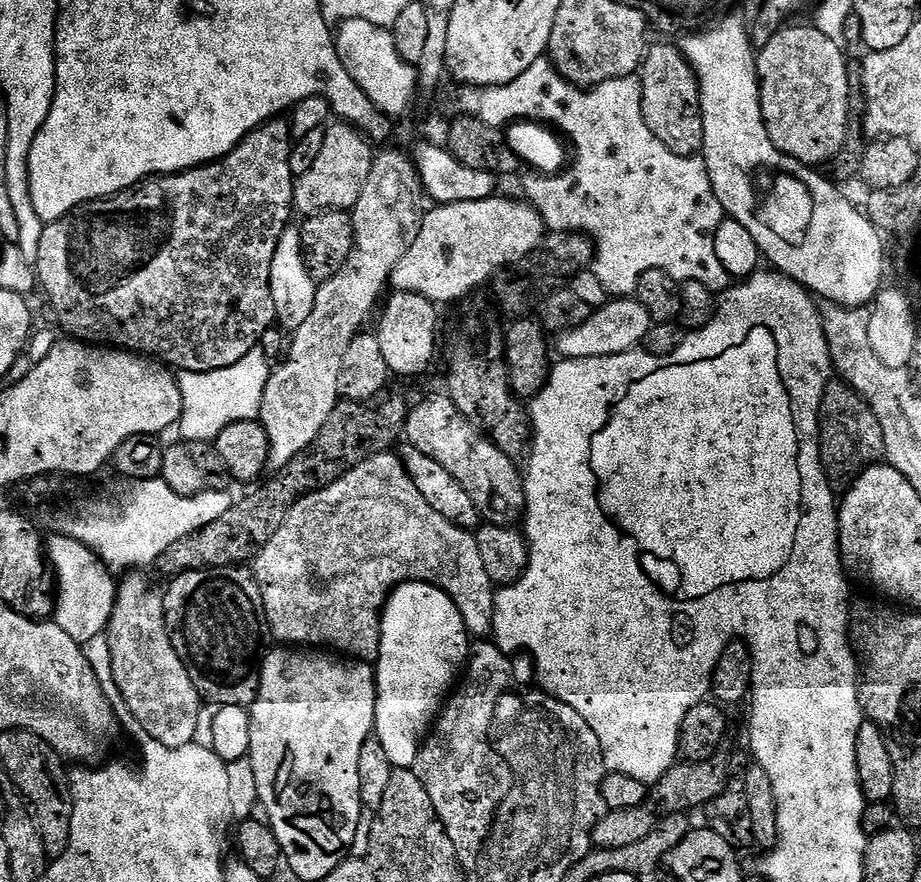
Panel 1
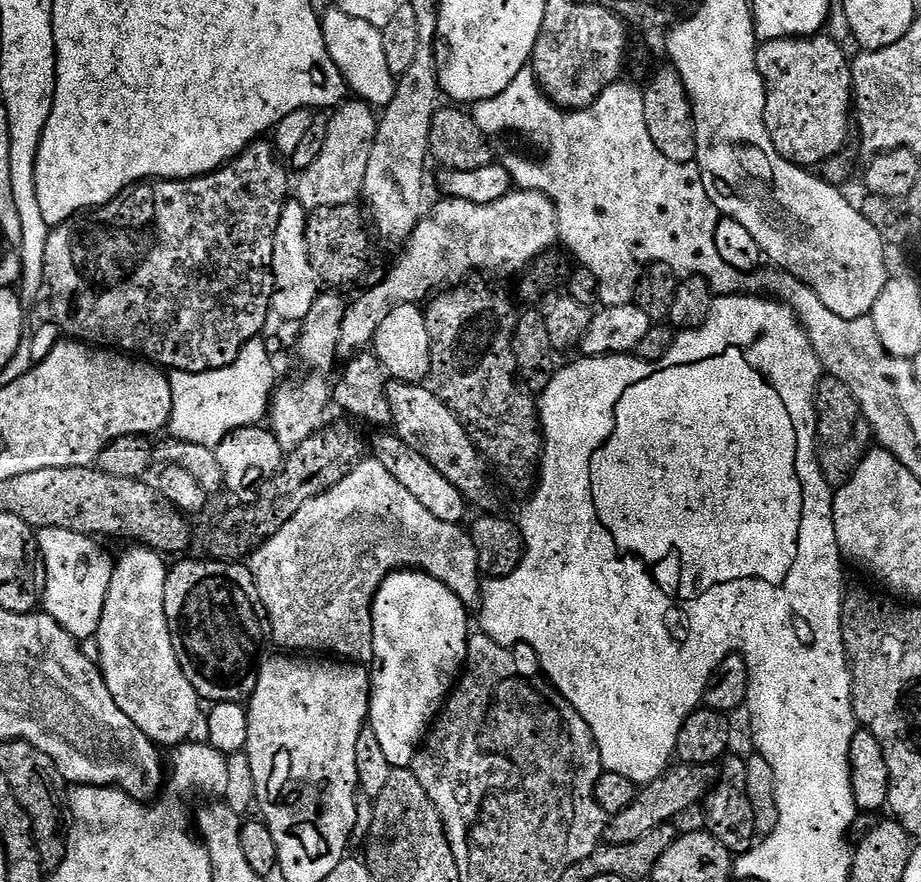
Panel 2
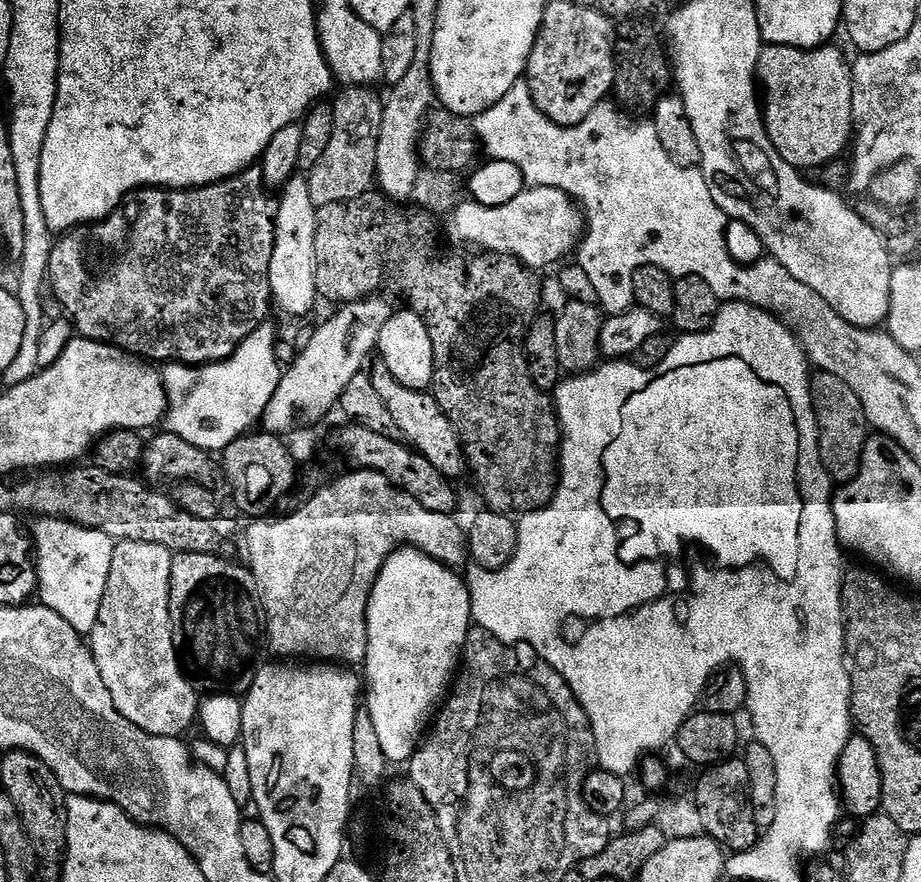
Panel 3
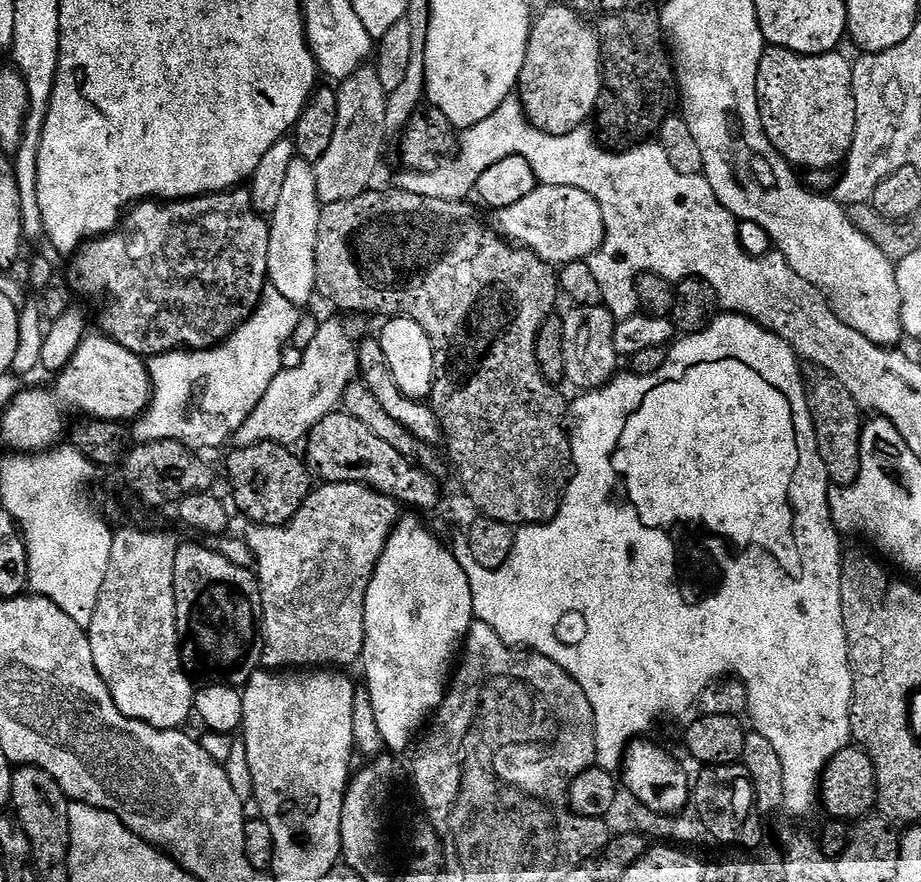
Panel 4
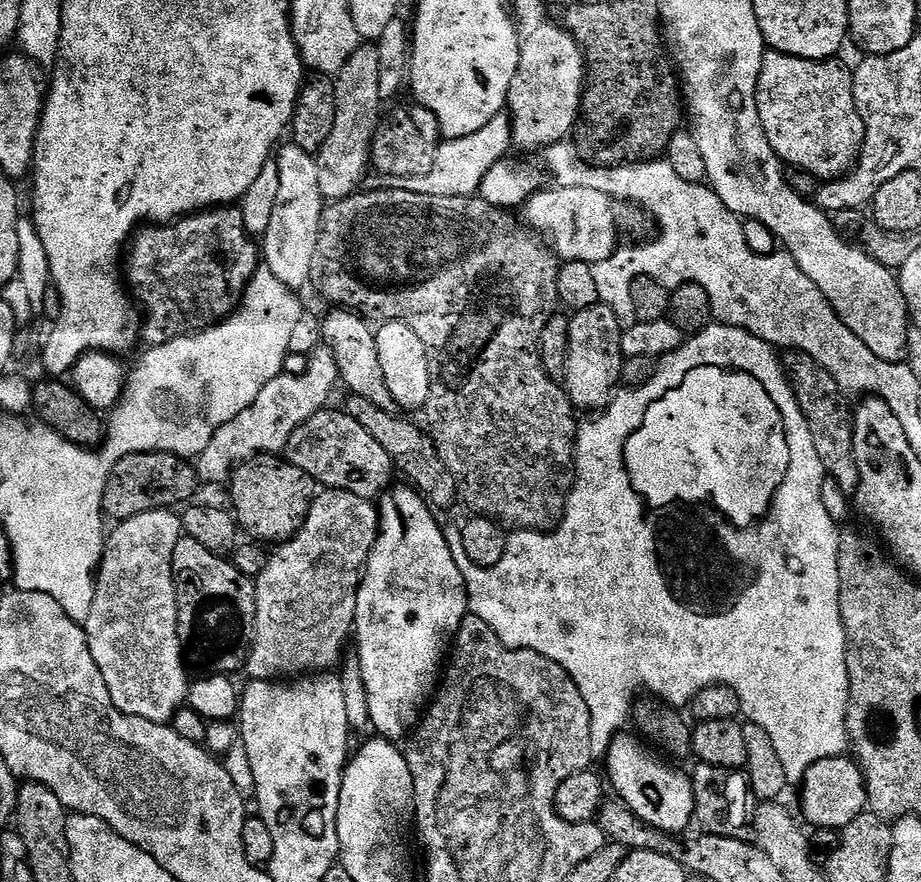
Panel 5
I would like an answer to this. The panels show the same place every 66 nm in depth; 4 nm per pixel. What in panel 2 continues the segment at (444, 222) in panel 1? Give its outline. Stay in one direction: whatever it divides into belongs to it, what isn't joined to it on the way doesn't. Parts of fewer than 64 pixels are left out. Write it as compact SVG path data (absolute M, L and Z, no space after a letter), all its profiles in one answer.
M512 190L507 196L498 198L488 205L476 205L474 202L451 198L440 198L423 220L418 222L412 237L406 241L400 261L385 274L369 292L364 292L356 301L349 303L344 312L344 321L340 327L339 355L351 357L365 351L375 341L378 326L386 319L386 314L403 304L419 305L433 294L459 285L475 268L520 268L531 265L543 252L555 249L558 244L558 222L556 205L541 192Z

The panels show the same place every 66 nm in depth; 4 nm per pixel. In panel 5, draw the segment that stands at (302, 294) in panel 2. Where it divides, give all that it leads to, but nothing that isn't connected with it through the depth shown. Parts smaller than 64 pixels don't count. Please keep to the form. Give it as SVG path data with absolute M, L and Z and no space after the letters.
M291 142L285 143L279 152L275 161L282 183L278 189L278 202L270 218L270 226L266 226L262 237L262 260L272 271L274 278L278 278L278 282L282 282L287 288L300 290L304 283L307 285L312 279L314 250L318 250L318 234L326 201L322 190L318 190L315 155Z

